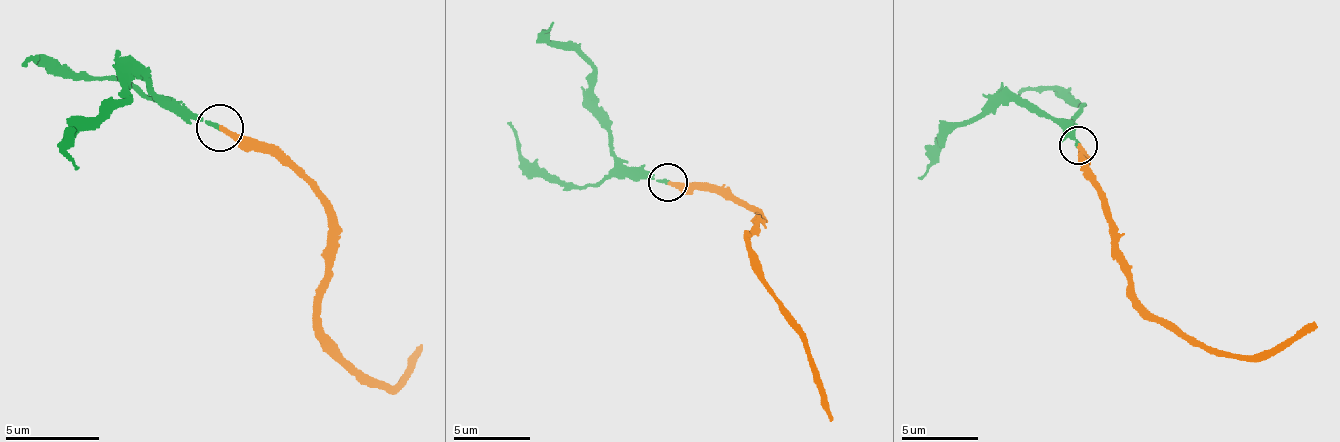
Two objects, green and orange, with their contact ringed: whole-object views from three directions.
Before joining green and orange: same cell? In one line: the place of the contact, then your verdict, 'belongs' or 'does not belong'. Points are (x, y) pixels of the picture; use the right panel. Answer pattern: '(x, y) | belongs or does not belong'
(1078, 145) | belongs

